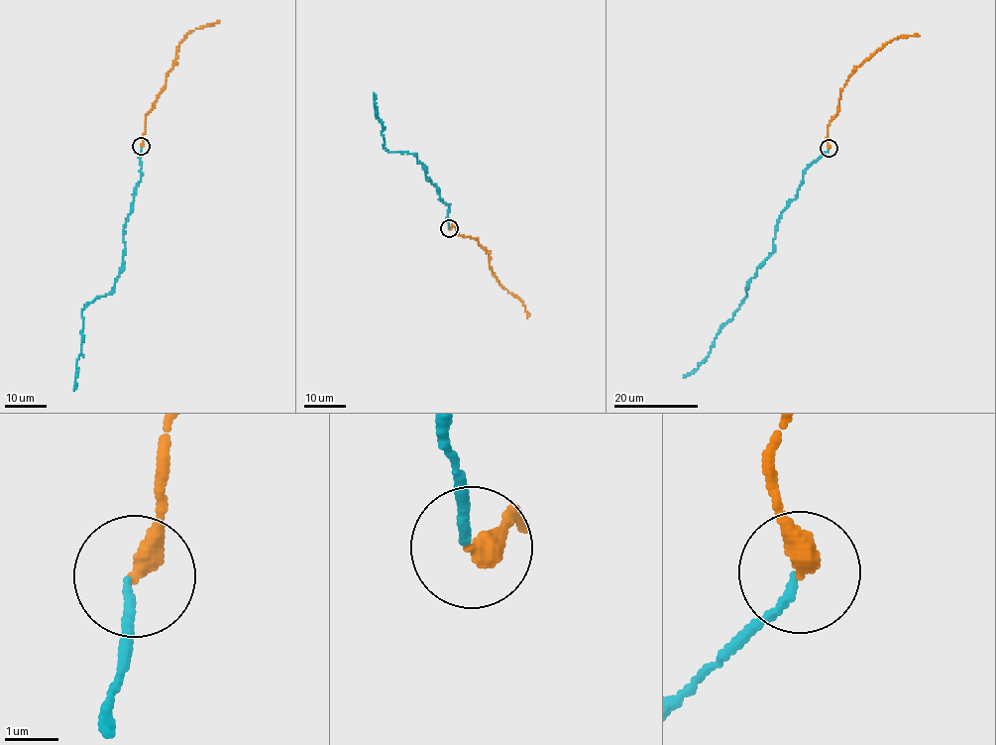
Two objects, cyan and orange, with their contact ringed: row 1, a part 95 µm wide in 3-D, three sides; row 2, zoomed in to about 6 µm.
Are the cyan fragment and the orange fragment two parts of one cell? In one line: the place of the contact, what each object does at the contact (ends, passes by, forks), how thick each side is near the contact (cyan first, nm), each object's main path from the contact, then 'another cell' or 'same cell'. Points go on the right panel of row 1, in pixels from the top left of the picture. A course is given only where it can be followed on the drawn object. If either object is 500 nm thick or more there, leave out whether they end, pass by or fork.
at (829, 148); cyan ends there; orange ends there; 130 nm thick on the cyan side, 400 nm on the other; cyan runs (829, 148), (805, 169), (797, 195), (776, 224), (774, 250), (719, 329), (709, 356), (684, 376); orange runs (829, 148), (826, 139), (830, 122), (837, 114), (840, 91), (848, 75), (893, 40), (919, 36); same cell

